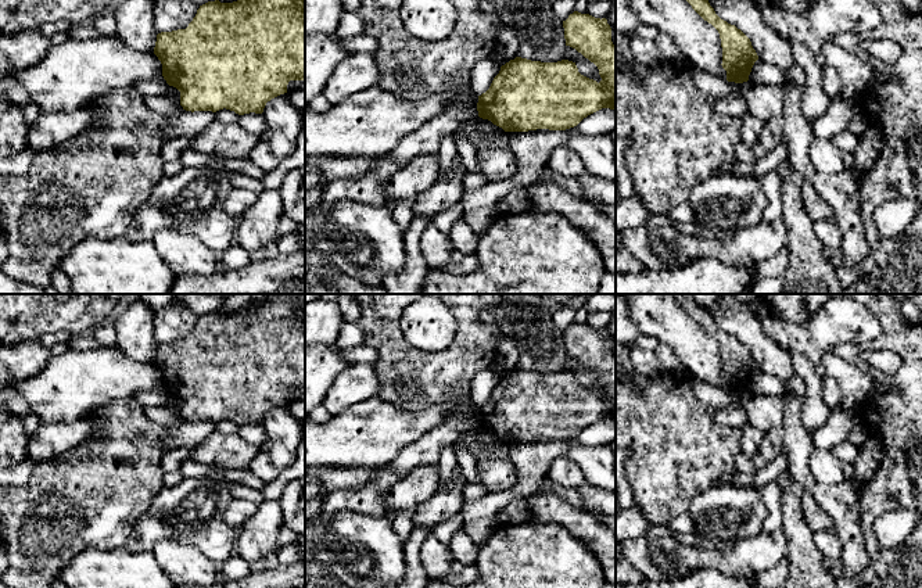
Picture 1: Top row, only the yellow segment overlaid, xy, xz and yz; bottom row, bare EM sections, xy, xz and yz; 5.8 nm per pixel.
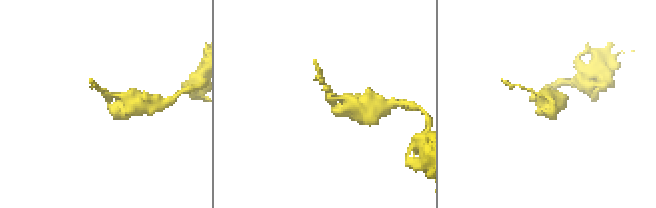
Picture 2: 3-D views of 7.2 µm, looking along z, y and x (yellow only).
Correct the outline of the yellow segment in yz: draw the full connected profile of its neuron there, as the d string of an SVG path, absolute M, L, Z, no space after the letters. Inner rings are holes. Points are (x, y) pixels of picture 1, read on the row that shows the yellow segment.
M686 0L692 8L720 33L722 47L722 68L727 71L727 80L743 83L754 62L758 60L750 39L735 25L721 19L708 0Z

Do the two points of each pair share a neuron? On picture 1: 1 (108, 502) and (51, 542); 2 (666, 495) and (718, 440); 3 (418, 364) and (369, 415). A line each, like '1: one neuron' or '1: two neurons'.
1: one neuron
2: one neuron
3: two neurons

